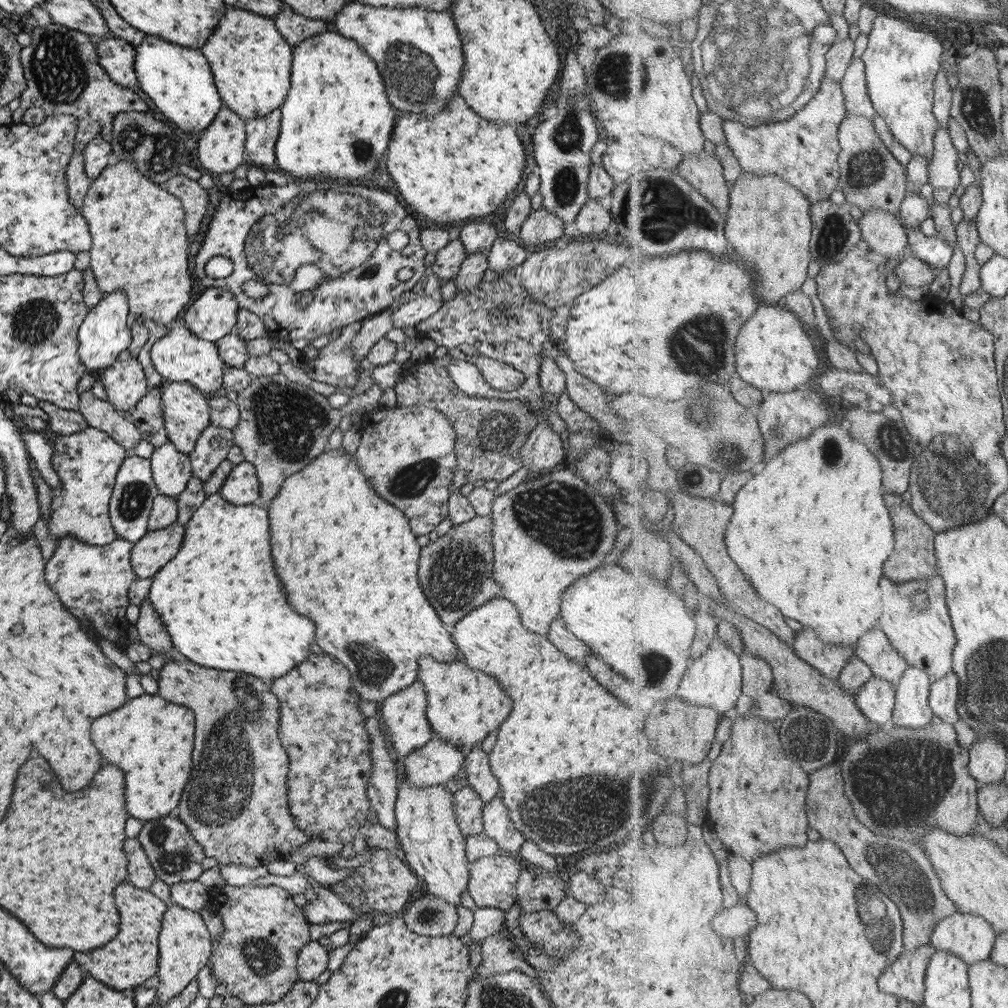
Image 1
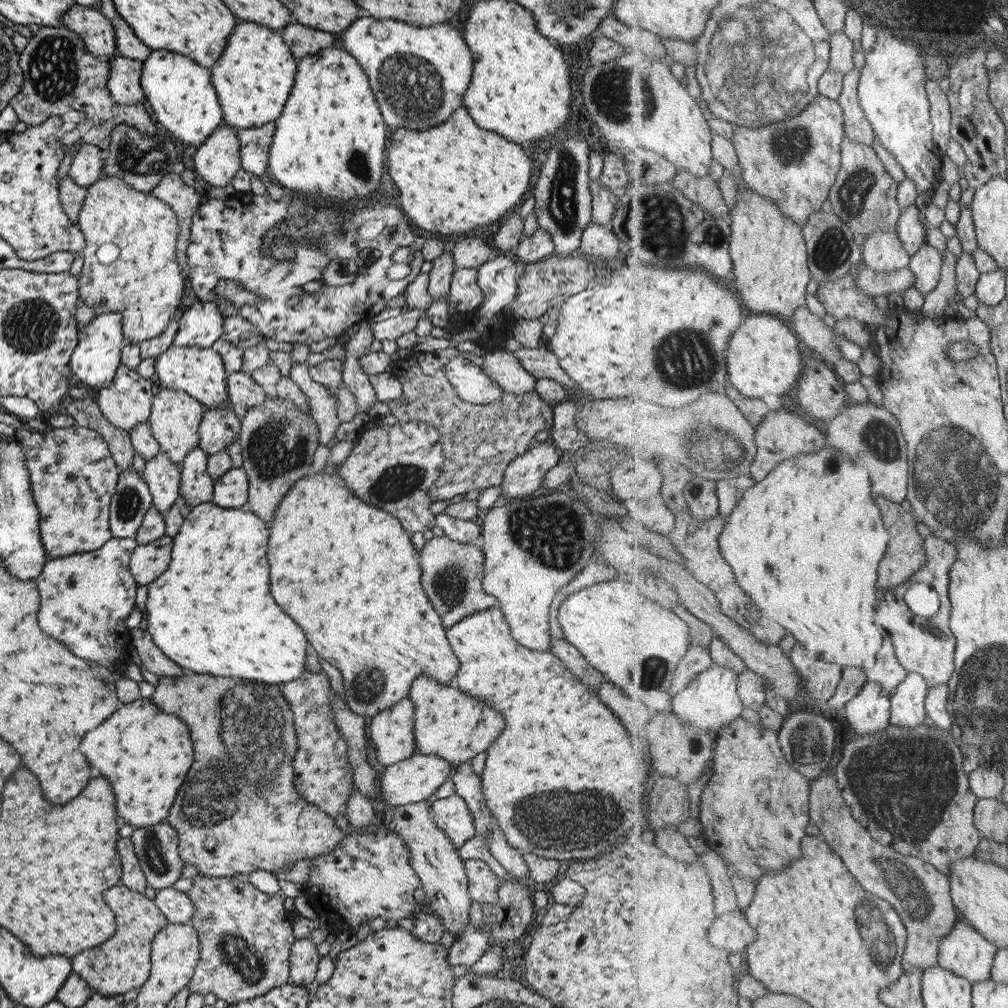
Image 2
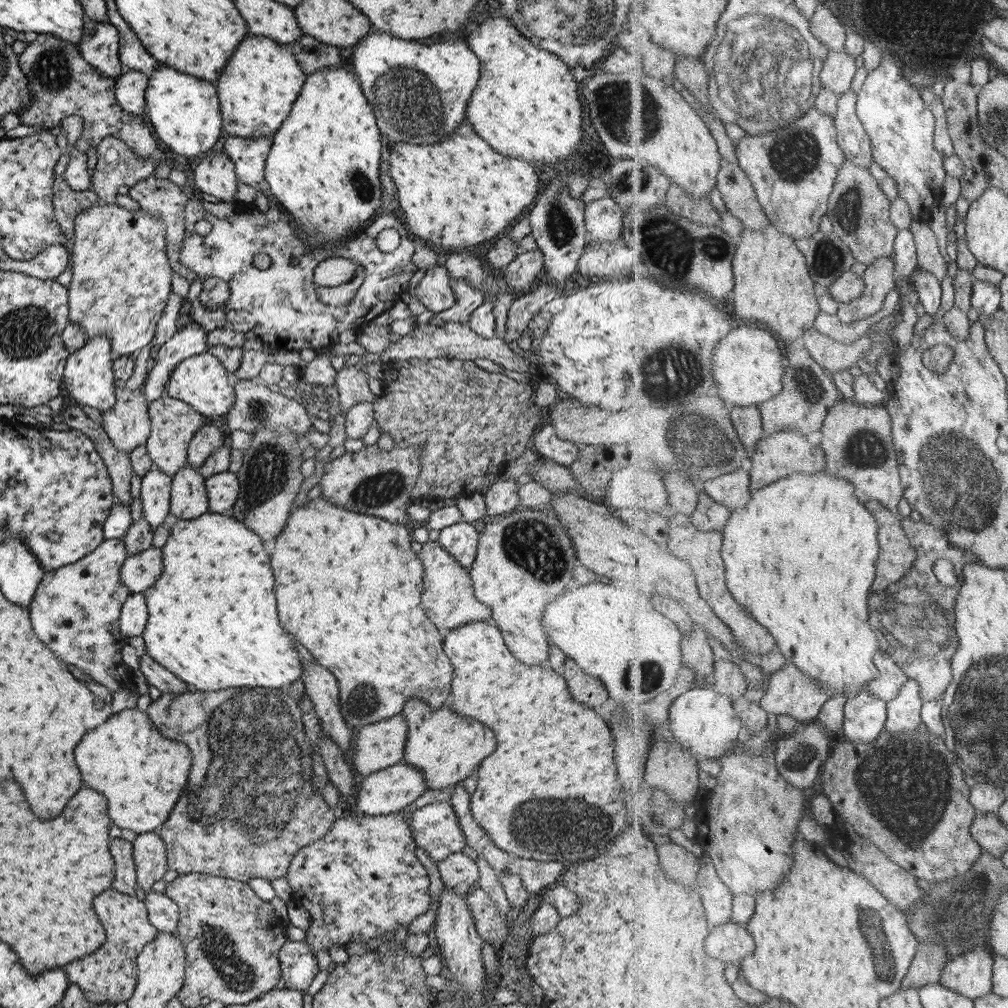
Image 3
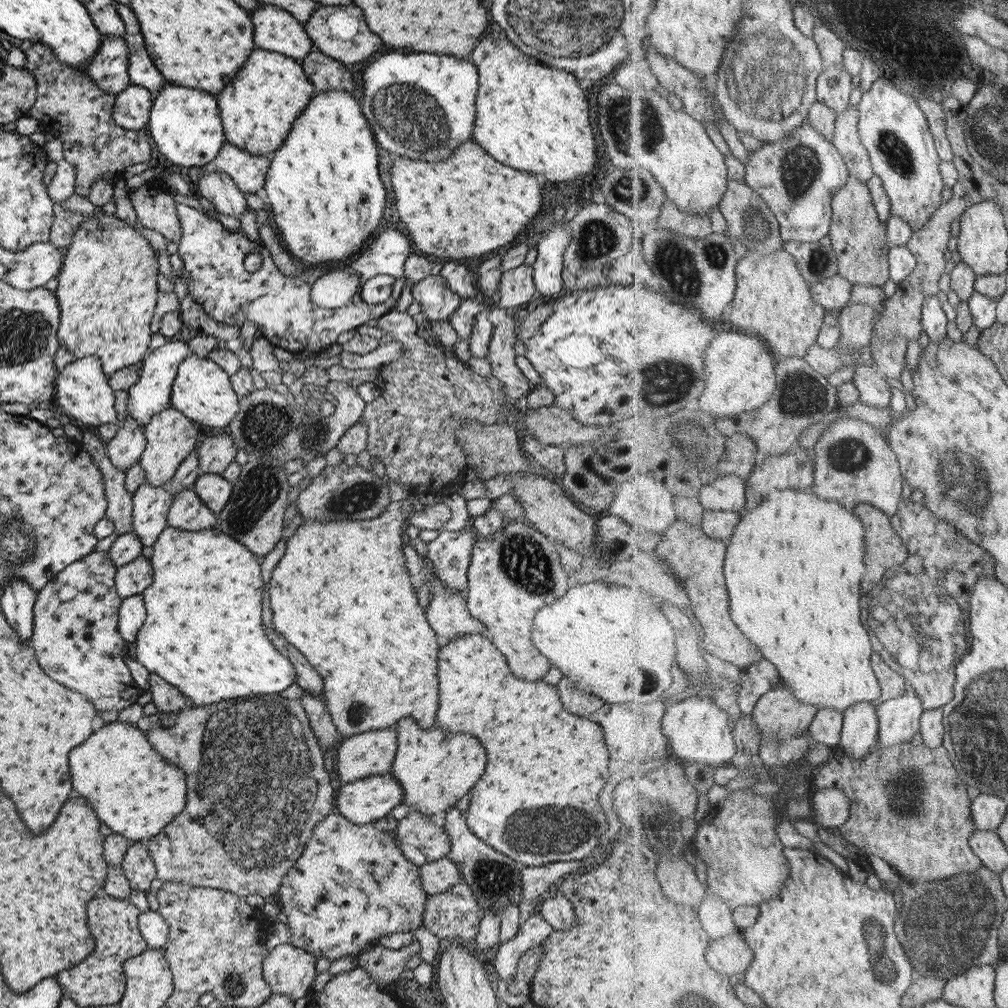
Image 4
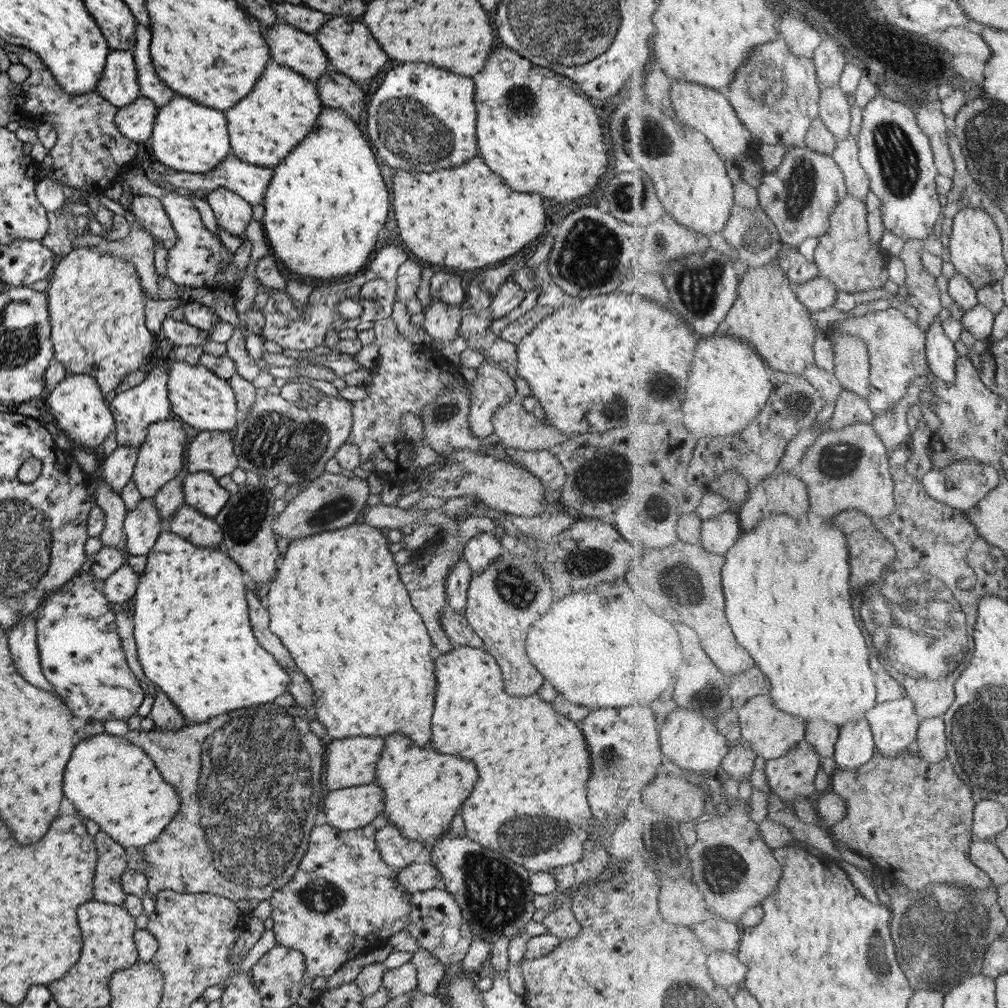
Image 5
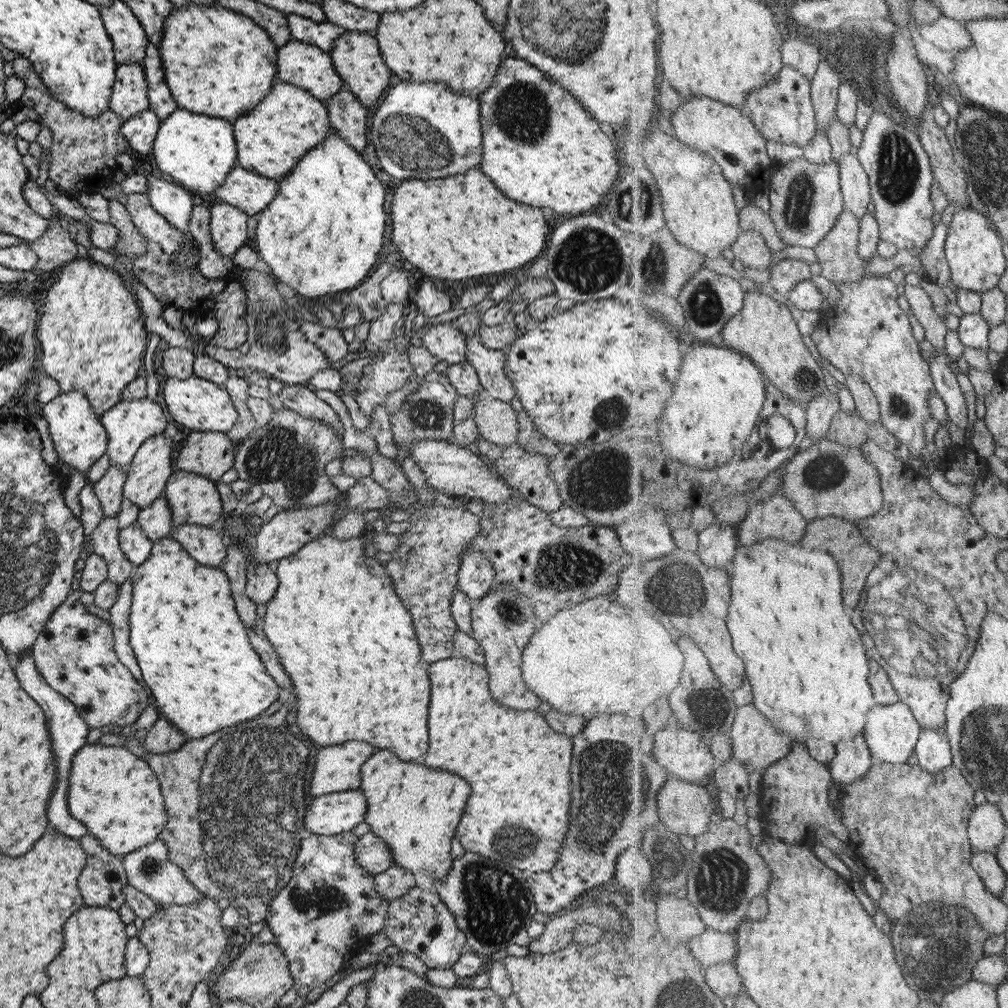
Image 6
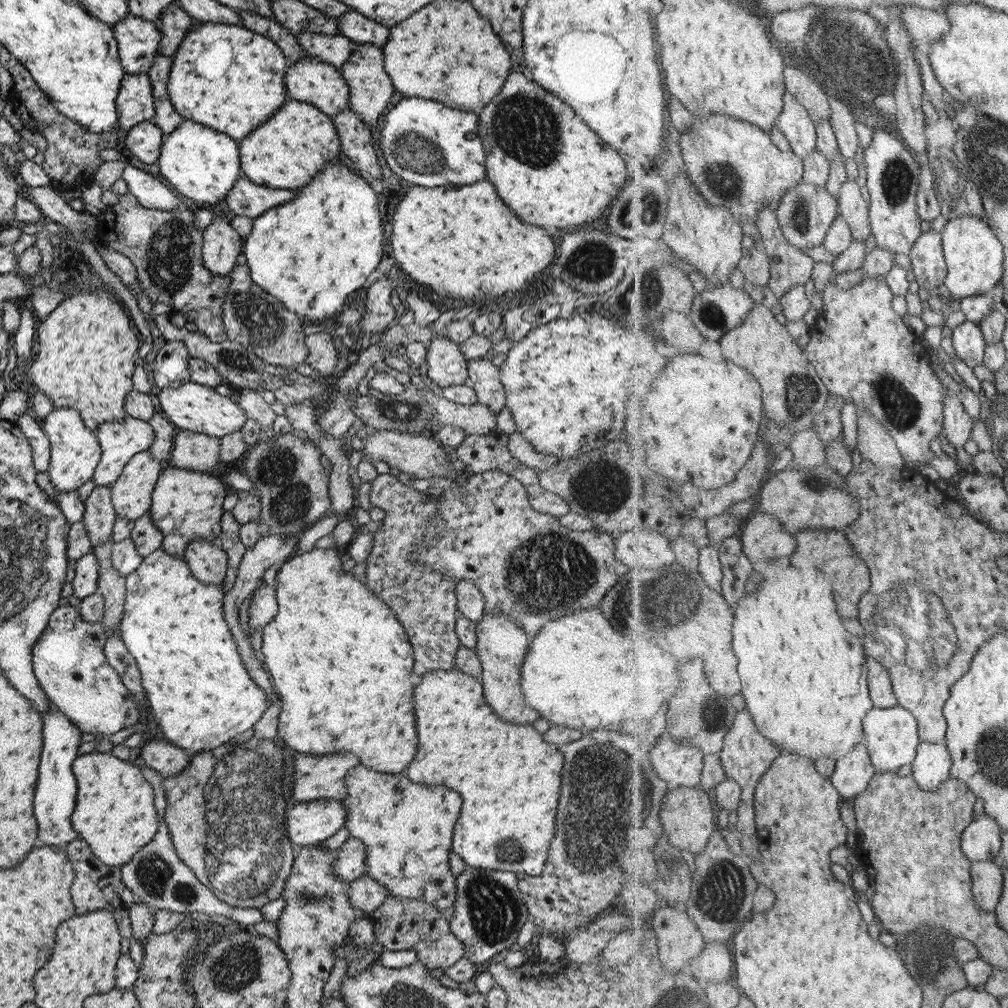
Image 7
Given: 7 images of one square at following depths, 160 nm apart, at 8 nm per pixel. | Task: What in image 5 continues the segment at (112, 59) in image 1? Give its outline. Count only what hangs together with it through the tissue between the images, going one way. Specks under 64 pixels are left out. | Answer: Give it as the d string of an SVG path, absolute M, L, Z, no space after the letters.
M139 95L133 102L117 107L113 120L118 131L134 143L149 138L154 123L156 106L146 96Z

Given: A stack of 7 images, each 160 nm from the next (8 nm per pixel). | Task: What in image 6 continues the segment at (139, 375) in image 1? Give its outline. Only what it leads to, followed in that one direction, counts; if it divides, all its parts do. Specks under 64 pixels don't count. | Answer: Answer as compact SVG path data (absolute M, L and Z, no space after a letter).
M109 465L107 470L100 476L100 479L94 482L93 492L99 501L102 520L107 517L116 517L119 513L125 477L125 467Z

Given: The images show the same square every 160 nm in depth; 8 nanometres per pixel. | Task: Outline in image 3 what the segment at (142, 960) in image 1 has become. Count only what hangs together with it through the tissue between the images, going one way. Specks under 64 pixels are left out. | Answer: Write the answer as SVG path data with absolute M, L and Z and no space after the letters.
M106 889L99 896L93 898L93 910L97 912L103 932L105 932L105 940L103 944L96 948L91 954L79 957L65 964L62 968L65 971L68 984L75 984L81 992L83 998L89 1001L92 1005L111 1003L115 1005L117 1002L125 1002L133 993L136 982L136 956L141 952L141 949L155 938L157 930L147 922L147 912L144 902L137 900L134 895L127 896L112 889Z

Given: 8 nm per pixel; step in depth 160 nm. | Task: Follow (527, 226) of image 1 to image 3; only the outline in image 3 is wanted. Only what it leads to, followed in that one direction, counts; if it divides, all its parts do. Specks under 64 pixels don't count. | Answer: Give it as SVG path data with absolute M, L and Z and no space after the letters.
M539 249L518 251L516 257L501 270L503 284L518 290L515 294L528 291L543 270L543 253Z

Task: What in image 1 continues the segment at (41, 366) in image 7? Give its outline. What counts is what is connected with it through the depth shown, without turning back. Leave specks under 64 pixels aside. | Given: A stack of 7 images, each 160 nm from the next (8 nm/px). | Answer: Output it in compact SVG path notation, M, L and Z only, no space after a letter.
M112 160L103 168L103 171L90 183L90 187L85 193L82 205L79 208L80 215L86 220L88 224L88 231L90 234L91 244L89 247L89 269L93 271L96 283L103 295L115 289L121 289L128 300L128 311L130 312L130 321L132 319L139 319L143 324L147 322L155 322L157 326L165 328L175 318L182 314L183 306L189 300L189 274L187 269L187 253L188 253L188 234L184 225L184 210L179 199L176 199L173 194L167 192L161 184L147 180L145 176L139 176L139 172L135 170L134 164L128 160Z

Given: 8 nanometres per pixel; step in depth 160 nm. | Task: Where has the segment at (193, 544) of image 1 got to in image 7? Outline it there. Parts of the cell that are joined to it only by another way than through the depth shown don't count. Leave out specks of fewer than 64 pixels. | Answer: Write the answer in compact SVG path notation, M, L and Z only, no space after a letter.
M160 546L147 556L144 556L139 566L133 572L126 574L124 585L126 593L122 606L122 617L118 624L118 633L123 641L125 650L133 657L136 667L140 672L140 685L149 701L151 714L157 726L159 726L159 730L162 732L162 738L176 747L181 747L190 755L199 751L213 750L229 739L233 739L234 736L245 734L261 718L263 711L268 707L268 700L266 699L264 690L256 687L247 670L243 668L241 660L239 660L239 652L235 648L235 640L231 638L231 632L229 632L229 628L227 628L227 624L224 621L222 600L225 592L214 584L206 585L199 582L191 574L184 559L178 559L176 556L167 554Z

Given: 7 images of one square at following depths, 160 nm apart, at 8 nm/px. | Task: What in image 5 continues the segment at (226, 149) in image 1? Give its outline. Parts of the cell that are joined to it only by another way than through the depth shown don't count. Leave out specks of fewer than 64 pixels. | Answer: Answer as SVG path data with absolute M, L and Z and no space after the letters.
M221 187L206 192L204 199L214 214L219 230L226 230L234 236L243 233L251 220L251 205L246 200Z

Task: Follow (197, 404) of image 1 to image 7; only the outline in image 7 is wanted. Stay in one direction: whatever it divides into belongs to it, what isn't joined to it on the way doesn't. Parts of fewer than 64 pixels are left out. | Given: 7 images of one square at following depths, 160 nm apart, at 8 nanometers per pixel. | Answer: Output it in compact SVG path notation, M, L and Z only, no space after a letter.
M147 449L131 456L111 484L110 499L116 517L134 521L149 511L154 484L165 465L165 461L155 460Z

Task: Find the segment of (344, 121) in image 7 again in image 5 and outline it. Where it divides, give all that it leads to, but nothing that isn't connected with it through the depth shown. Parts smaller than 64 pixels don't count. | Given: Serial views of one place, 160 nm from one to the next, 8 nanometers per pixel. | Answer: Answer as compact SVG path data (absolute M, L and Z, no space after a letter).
M330 68L314 80L314 86L323 107L341 109L355 124L363 106L365 90L348 76Z

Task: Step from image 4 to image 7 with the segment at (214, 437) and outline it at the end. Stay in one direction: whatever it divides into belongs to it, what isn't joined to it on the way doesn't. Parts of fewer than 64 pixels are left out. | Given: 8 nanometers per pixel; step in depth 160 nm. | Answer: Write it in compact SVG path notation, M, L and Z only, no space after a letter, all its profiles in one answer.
M177 430L173 436L168 464L175 468L210 473L220 461L219 440L201 433Z

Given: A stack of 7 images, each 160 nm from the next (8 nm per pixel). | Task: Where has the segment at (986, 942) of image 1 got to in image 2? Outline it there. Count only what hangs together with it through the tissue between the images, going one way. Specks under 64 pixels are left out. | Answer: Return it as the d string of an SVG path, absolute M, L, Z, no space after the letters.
M959 921L939 947L938 962L943 968L967 977L972 984L992 978L997 946L973 926Z

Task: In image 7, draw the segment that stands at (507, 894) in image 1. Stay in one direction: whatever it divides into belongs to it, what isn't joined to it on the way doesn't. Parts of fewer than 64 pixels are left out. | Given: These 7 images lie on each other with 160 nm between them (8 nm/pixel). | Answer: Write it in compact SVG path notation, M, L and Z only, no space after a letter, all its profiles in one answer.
M362 875L349 884L351 908L362 910L365 914L377 909L387 898L387 890L383 890L379 882L369 880L369 876Z

